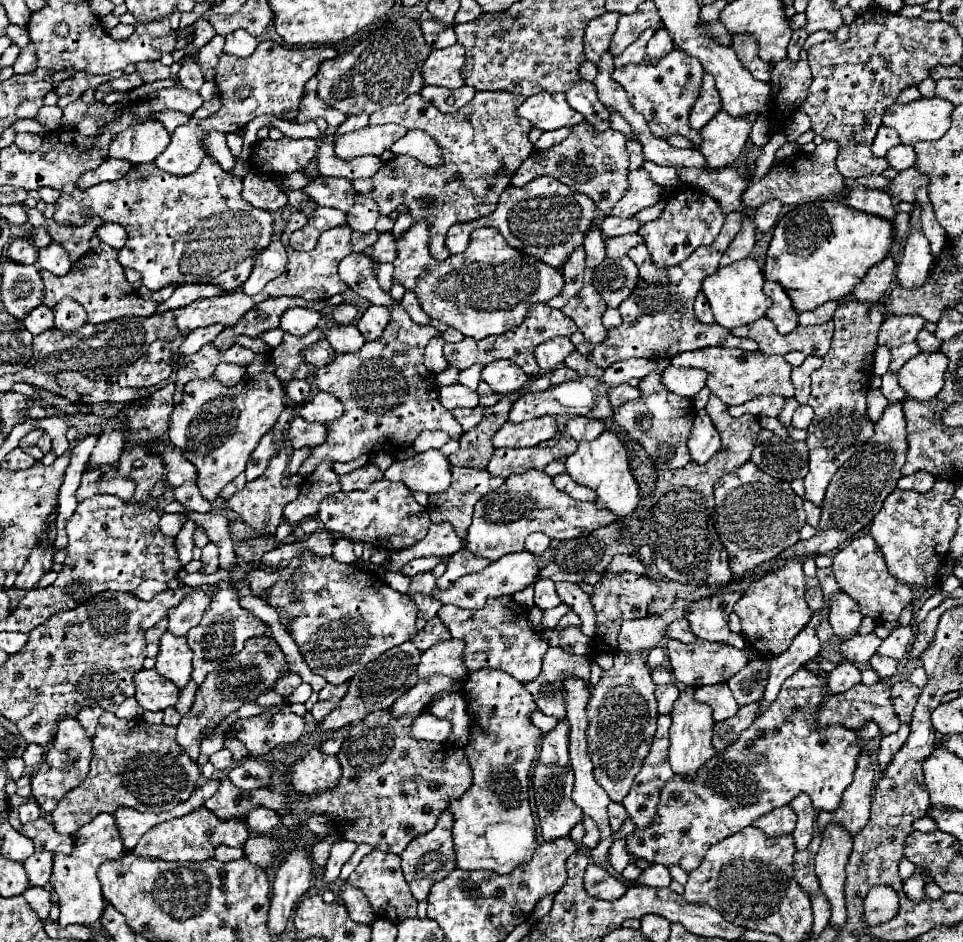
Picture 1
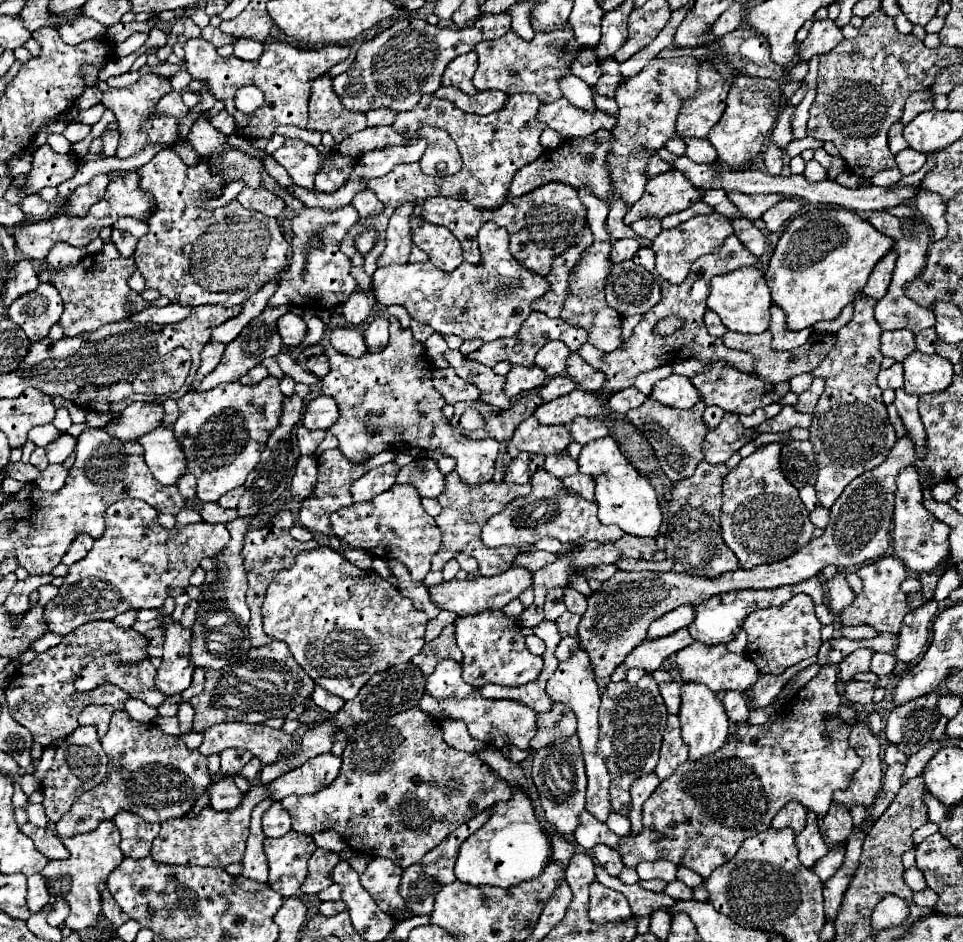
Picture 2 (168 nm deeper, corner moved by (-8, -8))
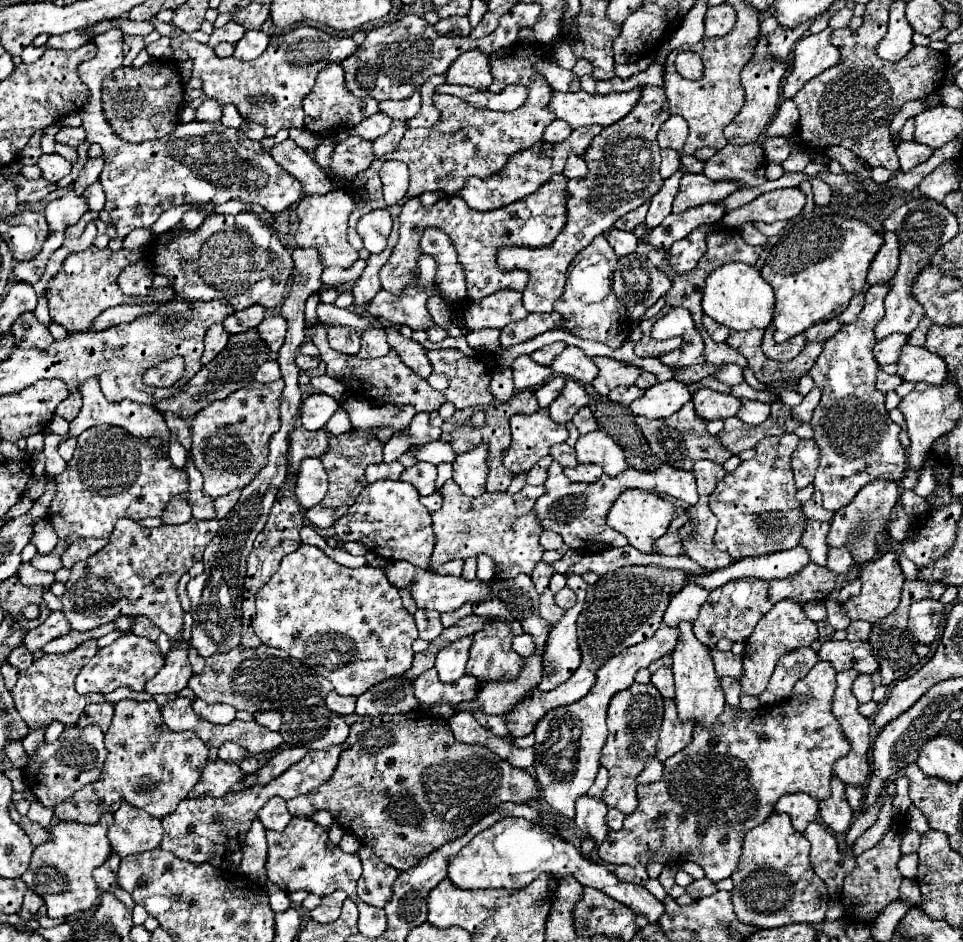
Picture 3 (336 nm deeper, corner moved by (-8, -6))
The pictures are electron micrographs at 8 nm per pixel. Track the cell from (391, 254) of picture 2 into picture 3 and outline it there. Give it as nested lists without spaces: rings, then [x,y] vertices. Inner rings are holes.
[[[562,174],[552,176],[542,188],[538,188],[532,196],[508,204],[504,208],[492,212],[472,212],[460,196],[442,196],[432,206],[422,206],[420,198],[410,198],[402,206],[400,214],[400,240],[384,268],[380,270],[382,288],[392,292],[394,296],[402,294],[402,290],[412,284],[418,270],[418,260],[422,254],[420,236],[426,228],[442,230],[454,244],[458,254],[458,264],[466,276],[466,290],[470,300],[480,300],[484,296],[494,294],[496,290],[510,288],[522,292],[528,284],[528,272],[500,272],[496,264],[492,264],[492,256],[496,256],[496,248],[500,244],[524,244],[530,248],[548,246],[564,228],[566,220],[566,182],[568,178]]]

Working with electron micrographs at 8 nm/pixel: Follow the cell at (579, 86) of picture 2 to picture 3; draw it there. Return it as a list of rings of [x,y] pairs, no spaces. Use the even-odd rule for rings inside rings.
[[[540,58],[540,60],[536,60],[534,68],[548,80],[548,84],[550,84],[554,90],[568,92],[568,88],[570,88],[570,80],[574,78],[572,70],[564,70],[564,68],[560,68],[554,60],[548,60],[548,58]]]

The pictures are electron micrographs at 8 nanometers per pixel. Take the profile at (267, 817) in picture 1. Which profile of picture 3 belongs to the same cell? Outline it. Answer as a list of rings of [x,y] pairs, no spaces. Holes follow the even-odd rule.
[[[274,796],[262,806],[262,810],[258,812],[258,818],[266,826],[266,830],[282,832],[292,816],[290,816],[290,812],[286,808],[286,800],[280,798],[280,796]]]

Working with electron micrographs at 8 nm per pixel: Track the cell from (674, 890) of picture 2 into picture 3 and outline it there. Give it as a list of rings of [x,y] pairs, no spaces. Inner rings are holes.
[[[708,878],[696,880],[696,882],[692,882],[692,884],[686,888],[686,894],[688,894],[690,898],[694,898],[694,900],[700,900],[700,898],[712,896],[712,894],[716,894],[716,892],[718,892],[716,886],[714,886]]]

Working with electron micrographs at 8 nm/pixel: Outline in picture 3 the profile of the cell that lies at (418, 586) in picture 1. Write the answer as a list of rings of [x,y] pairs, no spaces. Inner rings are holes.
[[[448,480],[440,494],[444,496],[444,504],[440,510],[432,512],[432,528],[436,534],[436,544],[430,558],[432,568],[454,558],[488,554],[496,562],[496,578],[500,580],[508,580],[520,572],[532,574],[532,568],[544,554],[544,548],[540,548],[538,542],[542,526],[534,512],[536,500],[546,494],[544,486],[526,486],[516,494],[484,492],[480,498],[470,498],[462,494],[454,480]]]

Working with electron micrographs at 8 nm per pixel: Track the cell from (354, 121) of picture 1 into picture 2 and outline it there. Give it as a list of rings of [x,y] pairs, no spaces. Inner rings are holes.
[[[372,110],[366,114],[368,118],[368,128],[376,128],[376,126],[390,126],[394,122],[396,112],[392,110]]]

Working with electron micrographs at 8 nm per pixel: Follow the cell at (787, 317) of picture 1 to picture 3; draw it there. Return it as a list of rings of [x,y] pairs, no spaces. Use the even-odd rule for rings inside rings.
[[[768,326],[766,328],[766,334],[764,334],[764,340],[762,340],[762,352],[770,358],[770,360],[776,360],[776,362],[788,362],[792,358],[796,358],[800,354],[800,350],[804,348],[806,340],[804,340],[804,334],[800,336],[794,336],[792,340],[786,340],[784,344],[776,344],[772,340],[772,328]]]

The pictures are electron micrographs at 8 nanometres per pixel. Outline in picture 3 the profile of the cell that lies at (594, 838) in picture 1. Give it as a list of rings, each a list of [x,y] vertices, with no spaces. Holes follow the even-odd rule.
[[[620,866],[620,868],[612,868],[612,872],[624,882],[632,882],[632,884],[640,884],[640,886],[644,886],[648,882],[648,874],[646,874],[644,866]]]

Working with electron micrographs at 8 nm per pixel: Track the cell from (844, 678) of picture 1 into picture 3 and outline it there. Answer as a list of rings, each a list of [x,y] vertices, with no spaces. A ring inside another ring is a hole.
[[[860,674],[860,676],[854,680],[852,692],[854,692],[854,696],[858,698],[860,704],[872,700],[872,690],[874,690],[874,684],[872,684],[870,674]]]

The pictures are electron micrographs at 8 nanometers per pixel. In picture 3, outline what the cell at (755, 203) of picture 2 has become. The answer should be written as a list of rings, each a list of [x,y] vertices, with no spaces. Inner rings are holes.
[[[758,142],[744,146],[726,144],[704,164],[704,174],[712,180],[736,178],[740,180],[740,189],[758,187],[766,182],[766,160],[763,156],[763,148]]]

